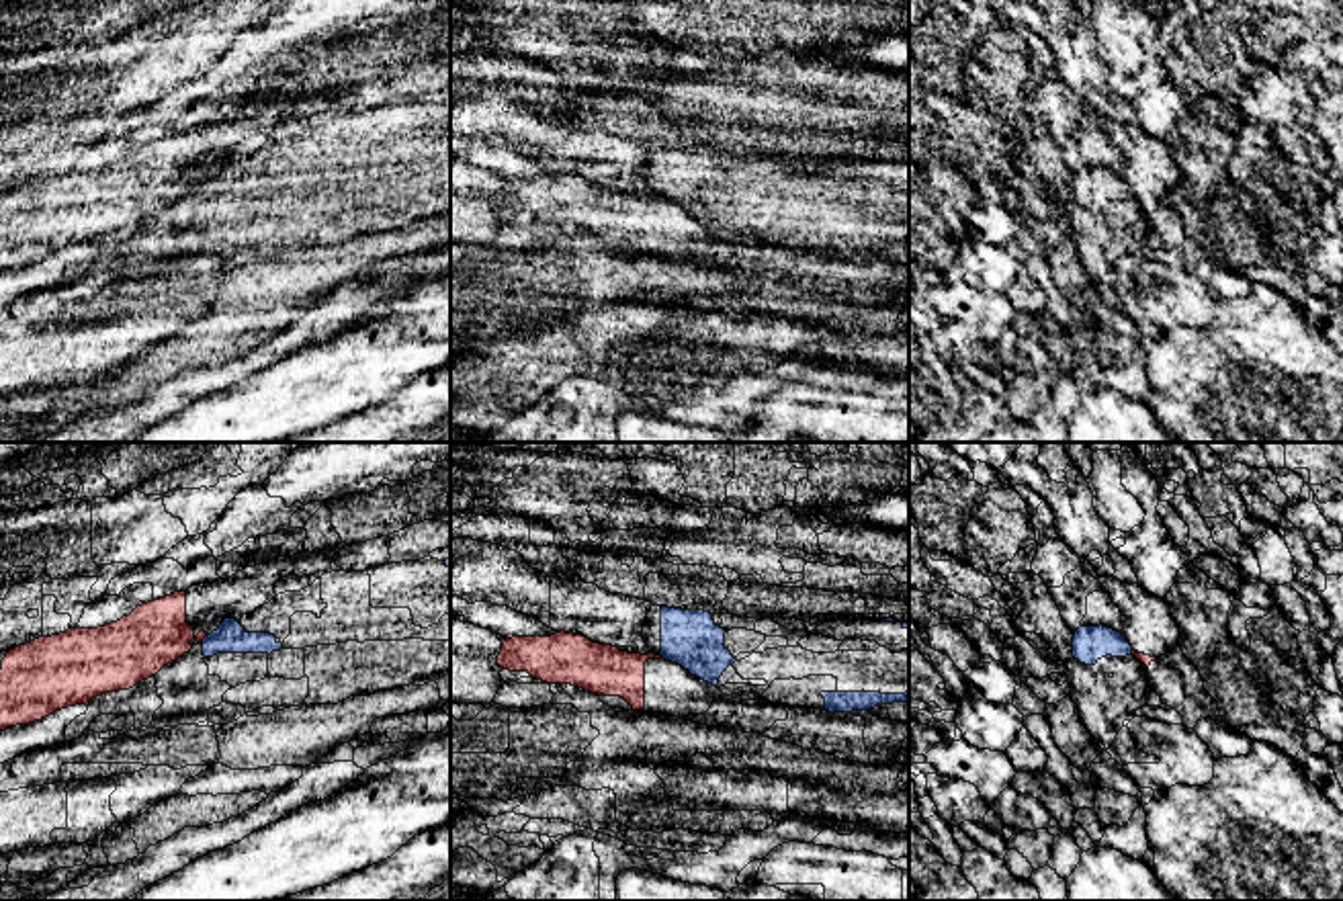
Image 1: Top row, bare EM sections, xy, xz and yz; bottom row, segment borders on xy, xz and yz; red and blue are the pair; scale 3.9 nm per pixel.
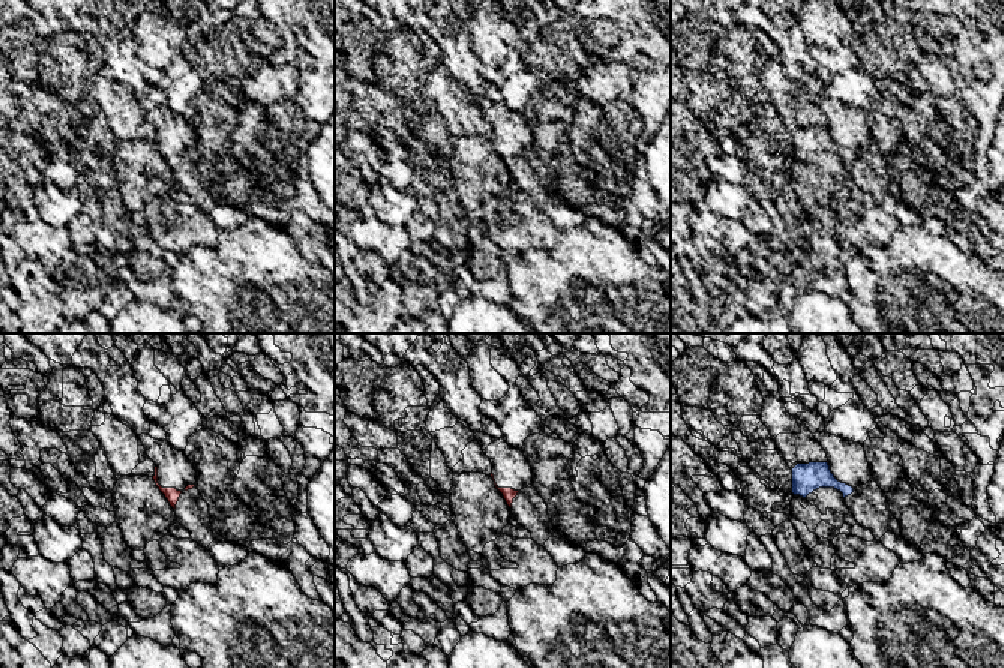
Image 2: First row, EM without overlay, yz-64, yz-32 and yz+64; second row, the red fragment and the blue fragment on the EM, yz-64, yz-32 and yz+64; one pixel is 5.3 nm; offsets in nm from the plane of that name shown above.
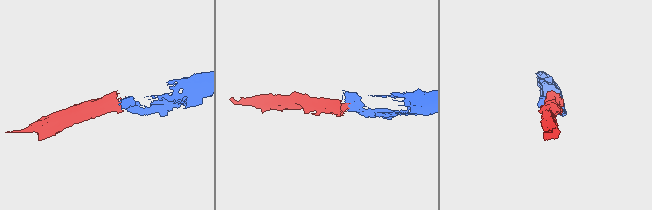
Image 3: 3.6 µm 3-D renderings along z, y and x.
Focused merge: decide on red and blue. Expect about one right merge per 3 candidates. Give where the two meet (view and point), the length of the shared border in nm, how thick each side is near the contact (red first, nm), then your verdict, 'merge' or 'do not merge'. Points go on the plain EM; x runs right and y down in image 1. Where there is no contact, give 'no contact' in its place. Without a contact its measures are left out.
meets red in yz at (1127, 181); contact 60 nm long; 20 nm thick on the red side, 140 nm on the other; do not merge

